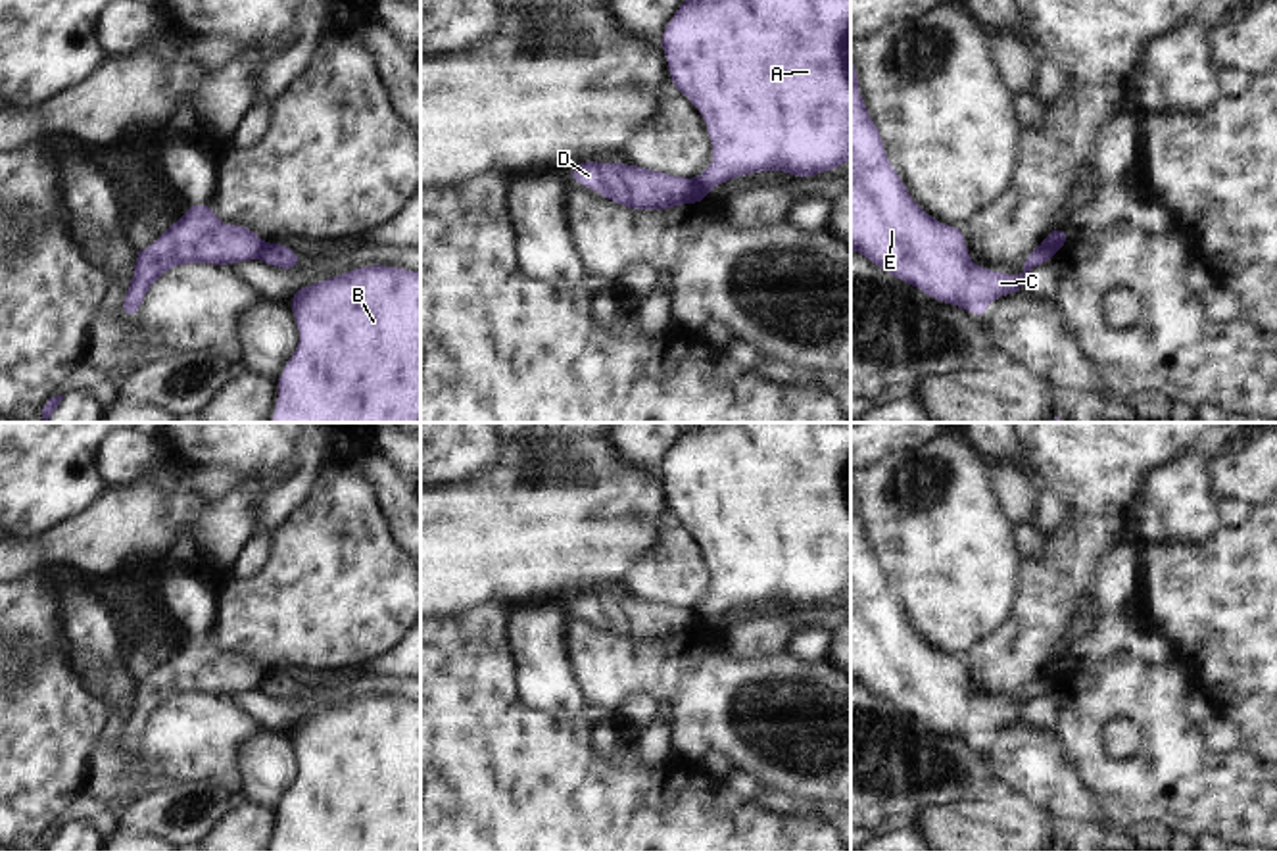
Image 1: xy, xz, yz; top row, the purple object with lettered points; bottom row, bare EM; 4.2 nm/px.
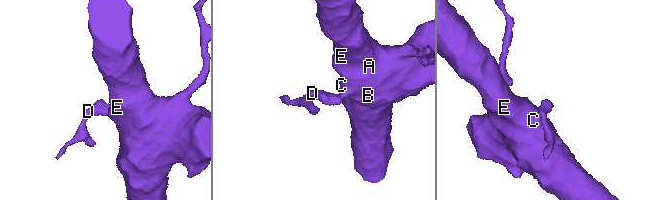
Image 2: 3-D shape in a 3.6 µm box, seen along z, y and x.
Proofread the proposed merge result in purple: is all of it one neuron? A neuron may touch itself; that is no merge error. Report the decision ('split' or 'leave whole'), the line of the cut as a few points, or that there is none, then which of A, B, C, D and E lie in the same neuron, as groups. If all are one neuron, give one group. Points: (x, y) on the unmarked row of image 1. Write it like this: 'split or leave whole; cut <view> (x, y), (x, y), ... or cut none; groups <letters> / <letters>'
split; cut xz (694, 611), (703, 625); groups A B C E / D

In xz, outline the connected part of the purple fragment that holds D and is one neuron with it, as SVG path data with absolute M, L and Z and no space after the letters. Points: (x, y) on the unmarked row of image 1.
M582 592L568 609L634 640L668 640L678 634L705 632L695 611L638 596Z

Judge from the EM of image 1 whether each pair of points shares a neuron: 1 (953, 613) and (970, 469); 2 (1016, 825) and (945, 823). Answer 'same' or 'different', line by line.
1: same
2: same

